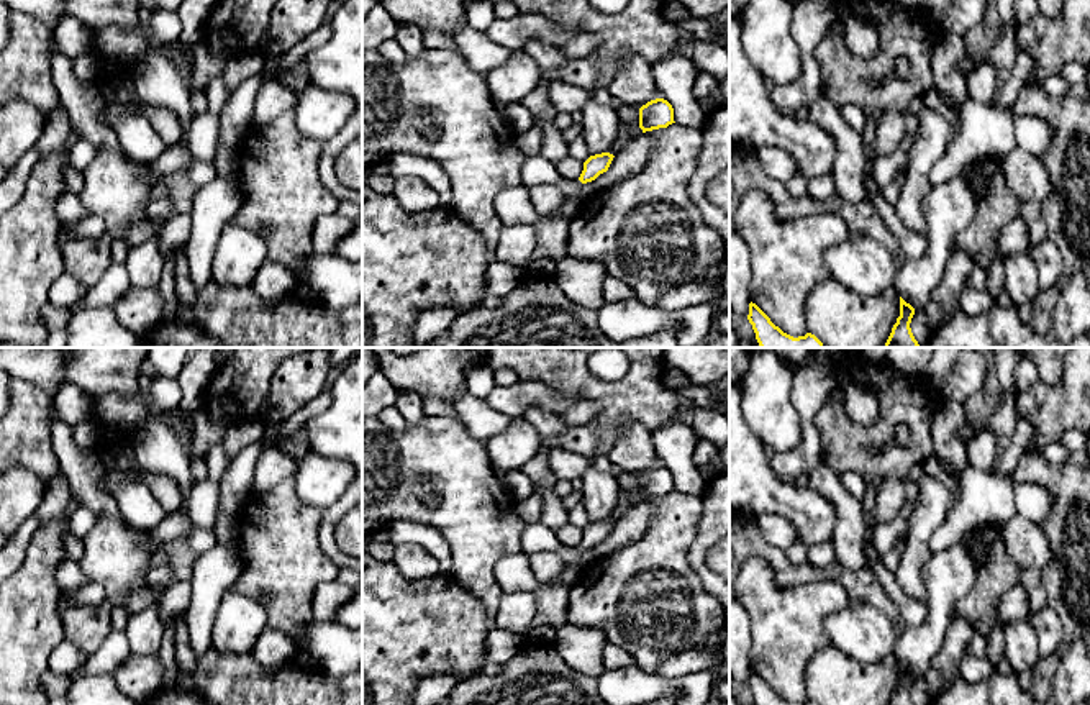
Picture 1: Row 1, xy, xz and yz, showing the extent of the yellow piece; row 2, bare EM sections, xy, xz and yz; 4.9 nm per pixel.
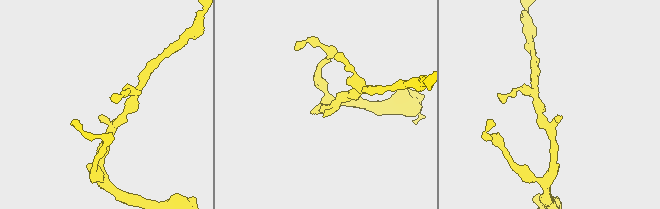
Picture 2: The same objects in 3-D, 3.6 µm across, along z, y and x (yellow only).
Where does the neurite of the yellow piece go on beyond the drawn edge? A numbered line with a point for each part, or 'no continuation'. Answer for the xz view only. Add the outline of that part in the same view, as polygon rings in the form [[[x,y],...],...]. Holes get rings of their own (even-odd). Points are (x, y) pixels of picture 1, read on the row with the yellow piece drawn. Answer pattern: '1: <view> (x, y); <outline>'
1: xz (536, 171); [[[541,154],[526,157],[521,169],[523,187],[528,190],[543,184],[552,184],[561,189],[565,198],[574,198],[582,185],[580,180],[565,180],[559,175],[556,164]]]

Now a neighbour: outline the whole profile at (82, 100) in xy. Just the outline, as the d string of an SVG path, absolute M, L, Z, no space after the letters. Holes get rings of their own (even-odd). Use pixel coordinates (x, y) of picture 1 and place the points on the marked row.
M52 44L51 72L59 103L80 136L90 141L95 149L125 154L116 133L97 120L97 113L105 105L98 87L93 82L82 82L74 77L72 59L57 44Z

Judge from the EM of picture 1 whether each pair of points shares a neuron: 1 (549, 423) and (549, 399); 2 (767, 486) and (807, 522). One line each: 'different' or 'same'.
1: different
2: same

